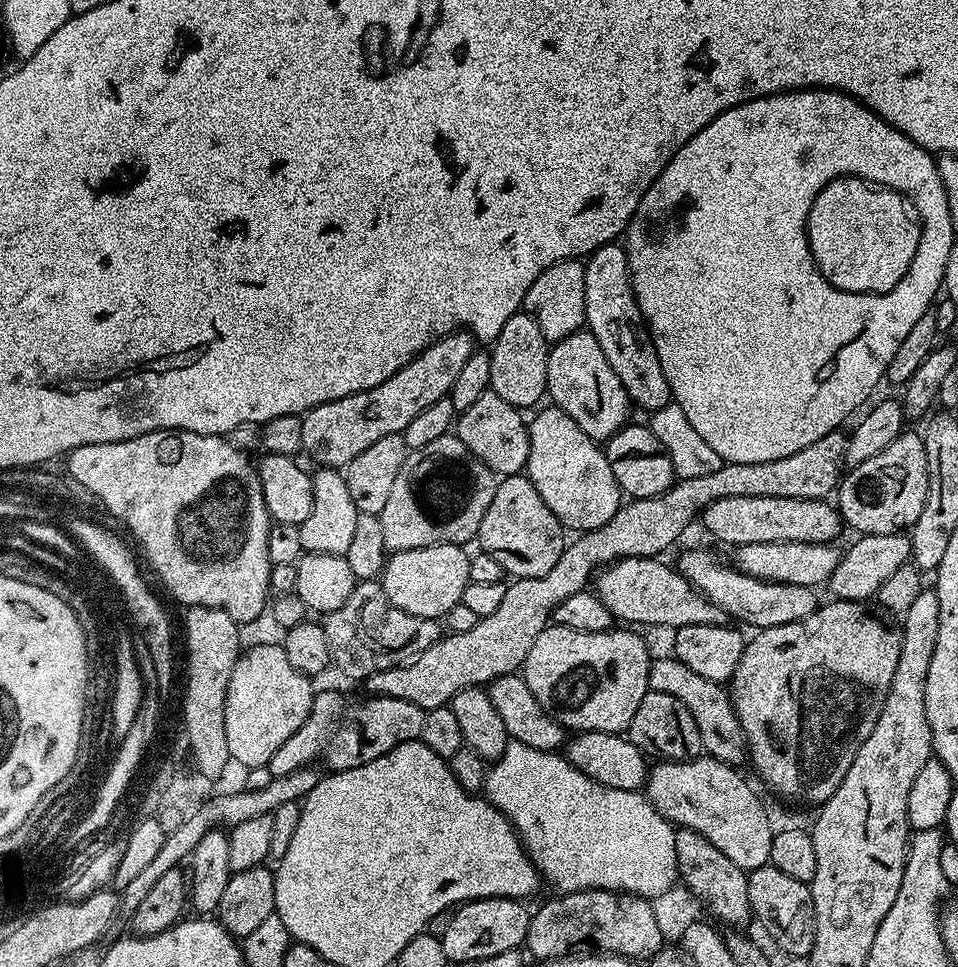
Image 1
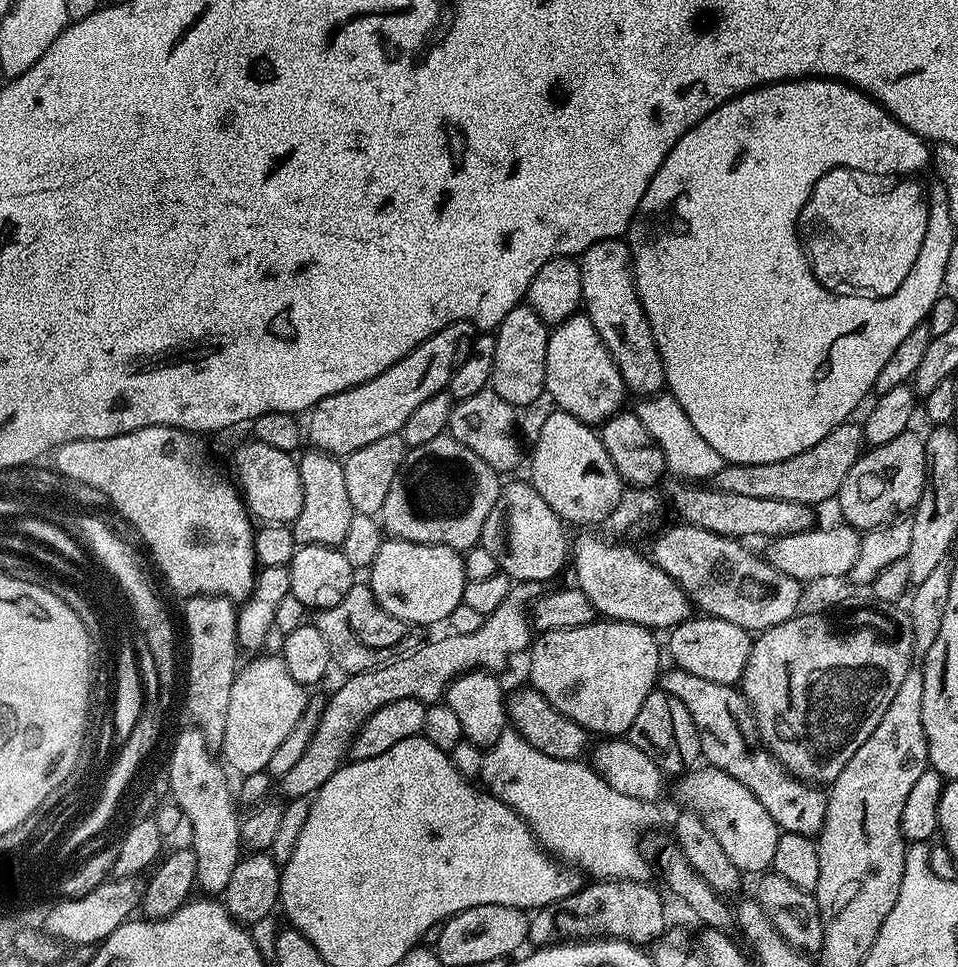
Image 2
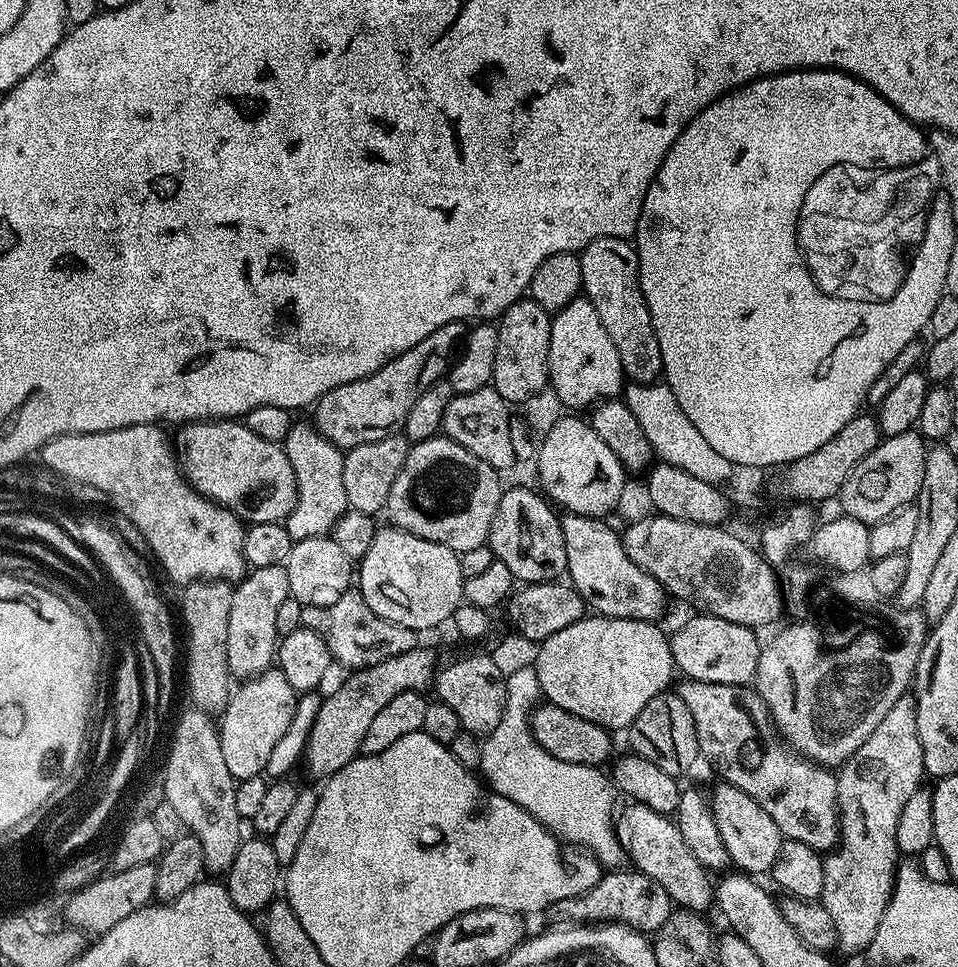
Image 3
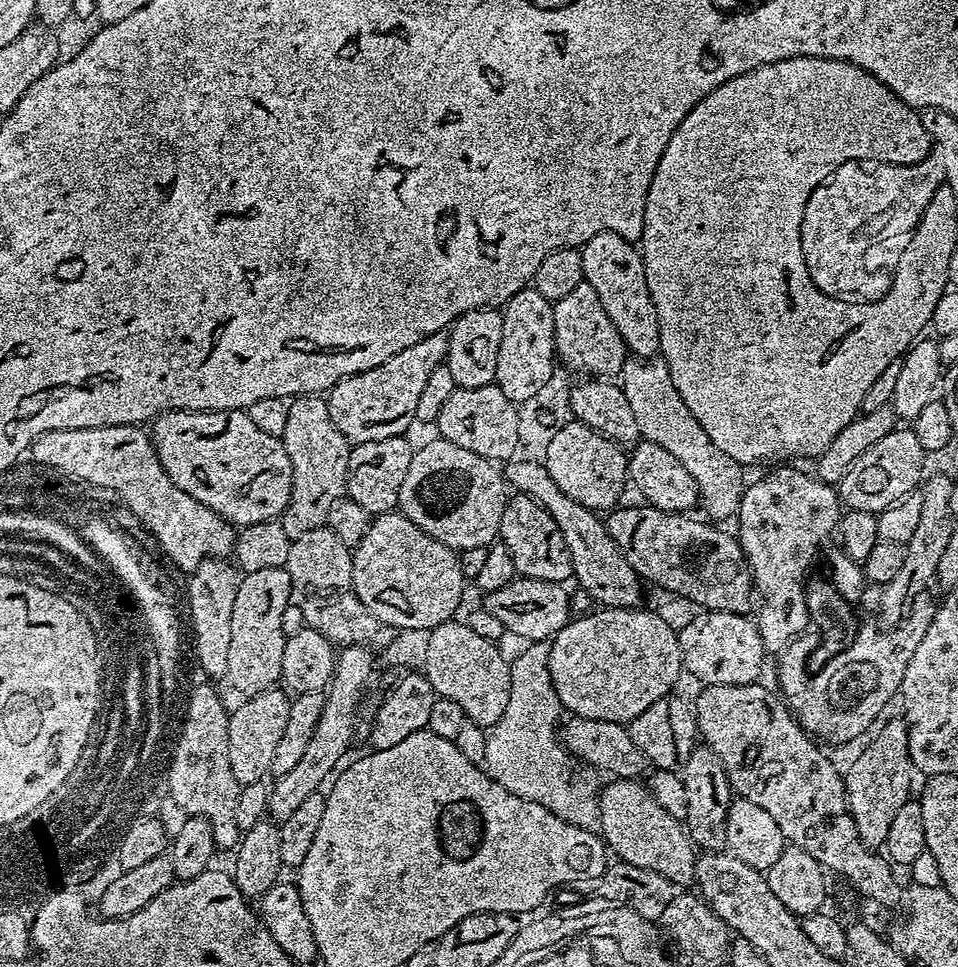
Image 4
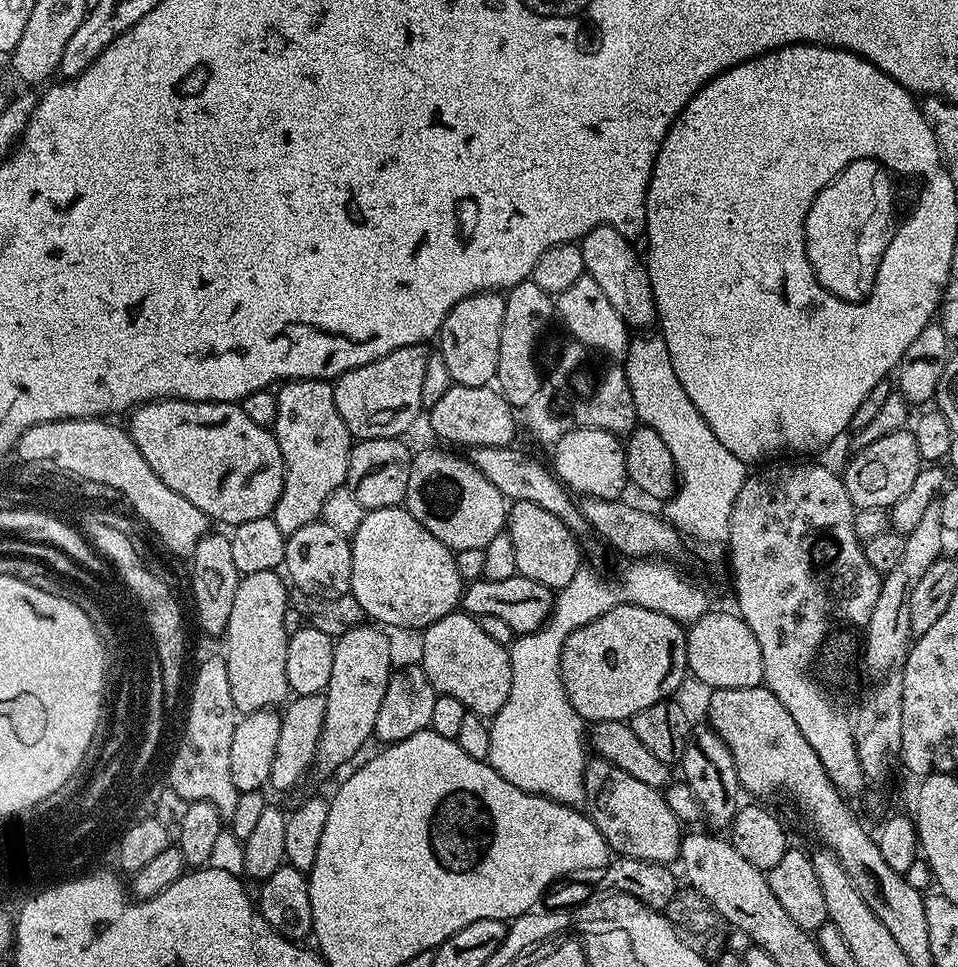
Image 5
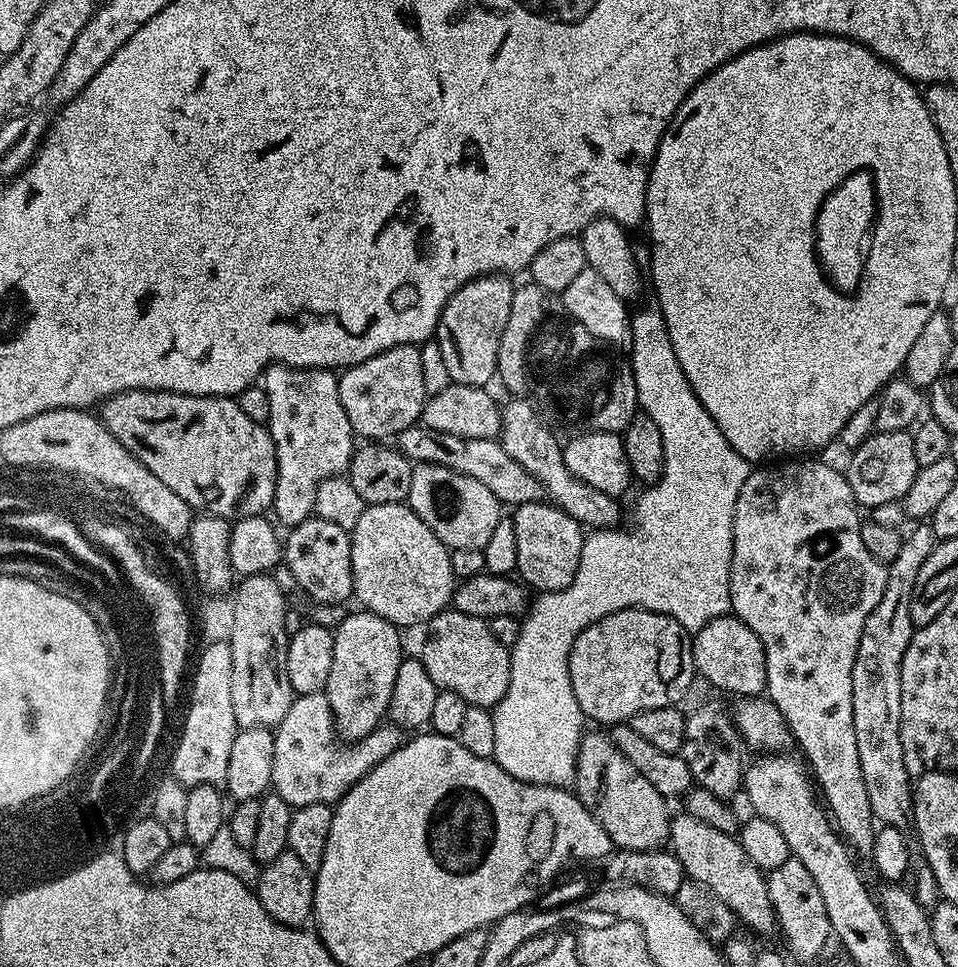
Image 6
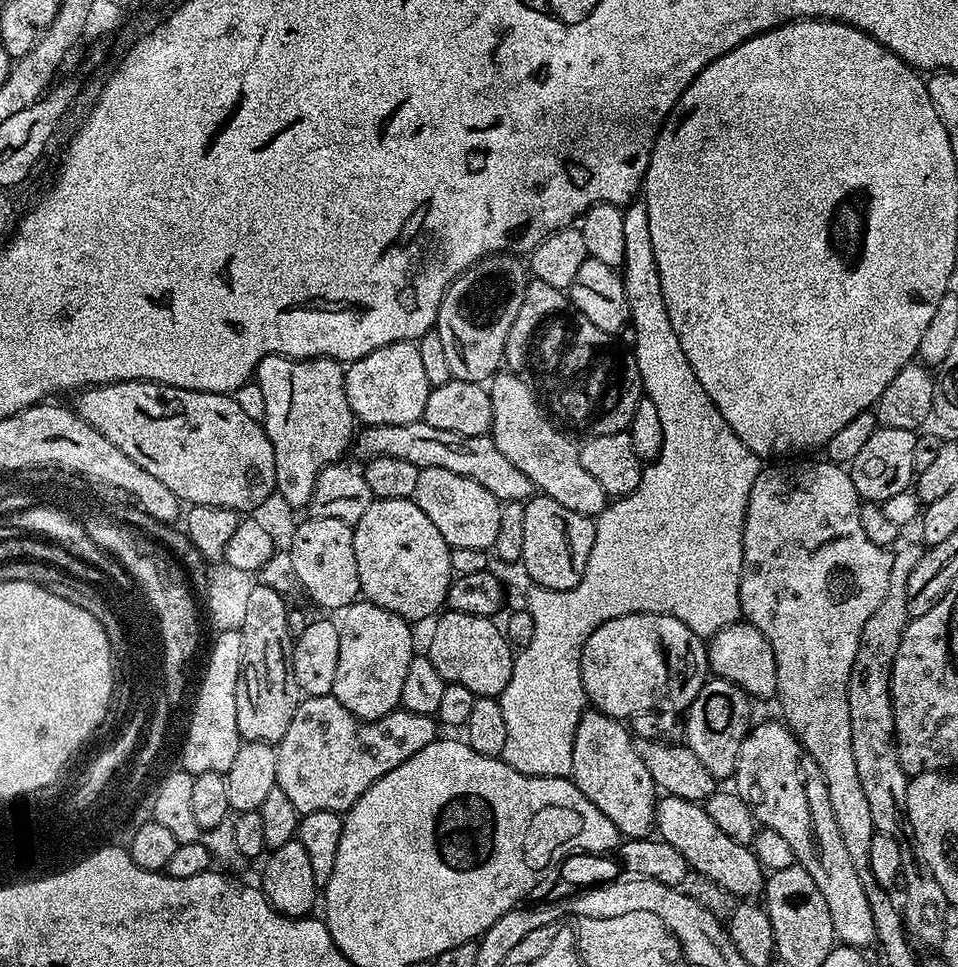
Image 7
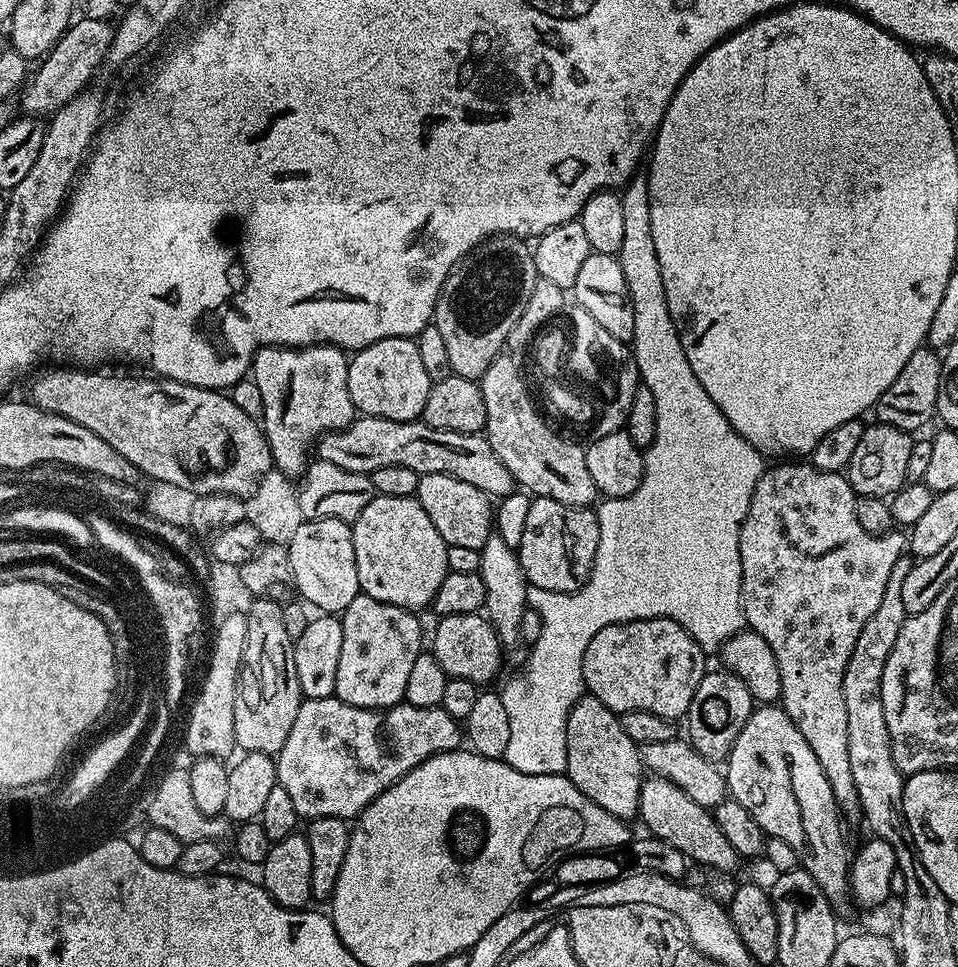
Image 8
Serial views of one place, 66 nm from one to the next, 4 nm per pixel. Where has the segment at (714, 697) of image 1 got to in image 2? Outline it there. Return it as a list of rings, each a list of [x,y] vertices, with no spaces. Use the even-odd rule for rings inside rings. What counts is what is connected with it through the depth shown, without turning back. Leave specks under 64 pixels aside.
[[[675,666],[669,669],[659,677],[659,691],[674,694],[674,698],[678,698],[678,702],[690,710],[690,718],[694,718],[694,726],[698,730],[701,757],[711,767],[742,782],[742,786],[746,786],[746,790],[750,790],[750,794],[754,794],[754,798],[758,798],[758,802],[770,810],[770,818],[774,818],[781,832],[819,837],[826,819],[827,795],[815,783],[784,771],[776,757],[762,746],[754,713],[743,691],[731,684],[698,678],[698,674],[690,674]]]

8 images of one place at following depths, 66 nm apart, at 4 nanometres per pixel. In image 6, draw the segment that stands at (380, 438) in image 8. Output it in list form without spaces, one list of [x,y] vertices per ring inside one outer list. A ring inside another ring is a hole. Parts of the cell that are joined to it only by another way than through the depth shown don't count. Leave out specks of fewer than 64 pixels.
[[[413,426],[400,432],[398,447],[416,464],[441,464],[455,472],[470,474],[470,478],[478,478],[478,482],[487,486],[490,494],[494,494],[494,498],[498,498],[501,505],[519,506],[545,499],[542,482],[538,482],[538,478],[534,478],[534,474],[530,474],[526,466],[518,466],[518,462],[510,458],[510,454],[506,454],[506,450],[500,445],[499,439],[458,438],[454,434],[442,434],[442,430]]]

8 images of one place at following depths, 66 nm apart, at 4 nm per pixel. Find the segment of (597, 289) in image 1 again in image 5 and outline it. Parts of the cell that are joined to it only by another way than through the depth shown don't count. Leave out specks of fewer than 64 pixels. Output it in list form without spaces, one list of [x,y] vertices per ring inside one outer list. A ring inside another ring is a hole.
[[[608,224],[598,226],[584,235],[579,241],[584,259],[584,271],[587,275],[602,286],[606,298],[610,298],[610,306],[618,310],[618,314],[624,323],[632,330],[648,330],[657,323],[656,303],[650,286],[650,278],[645,261],[635,252],[633,241],[628,240],[622,234],[618,234],[616,228]]]

